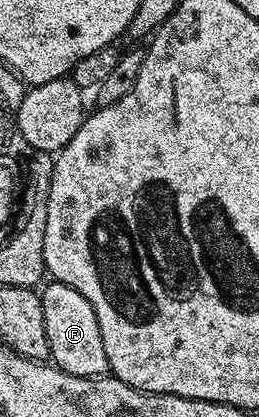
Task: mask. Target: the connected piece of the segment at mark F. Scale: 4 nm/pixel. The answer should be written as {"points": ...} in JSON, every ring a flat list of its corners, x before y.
{"points":[[49,281,43,289,39,295,51,361,60,370,74,376,98,378,107,375,106,348,102,348,102,332,98,328,98,316,94,308,77,290,61,282]]}

